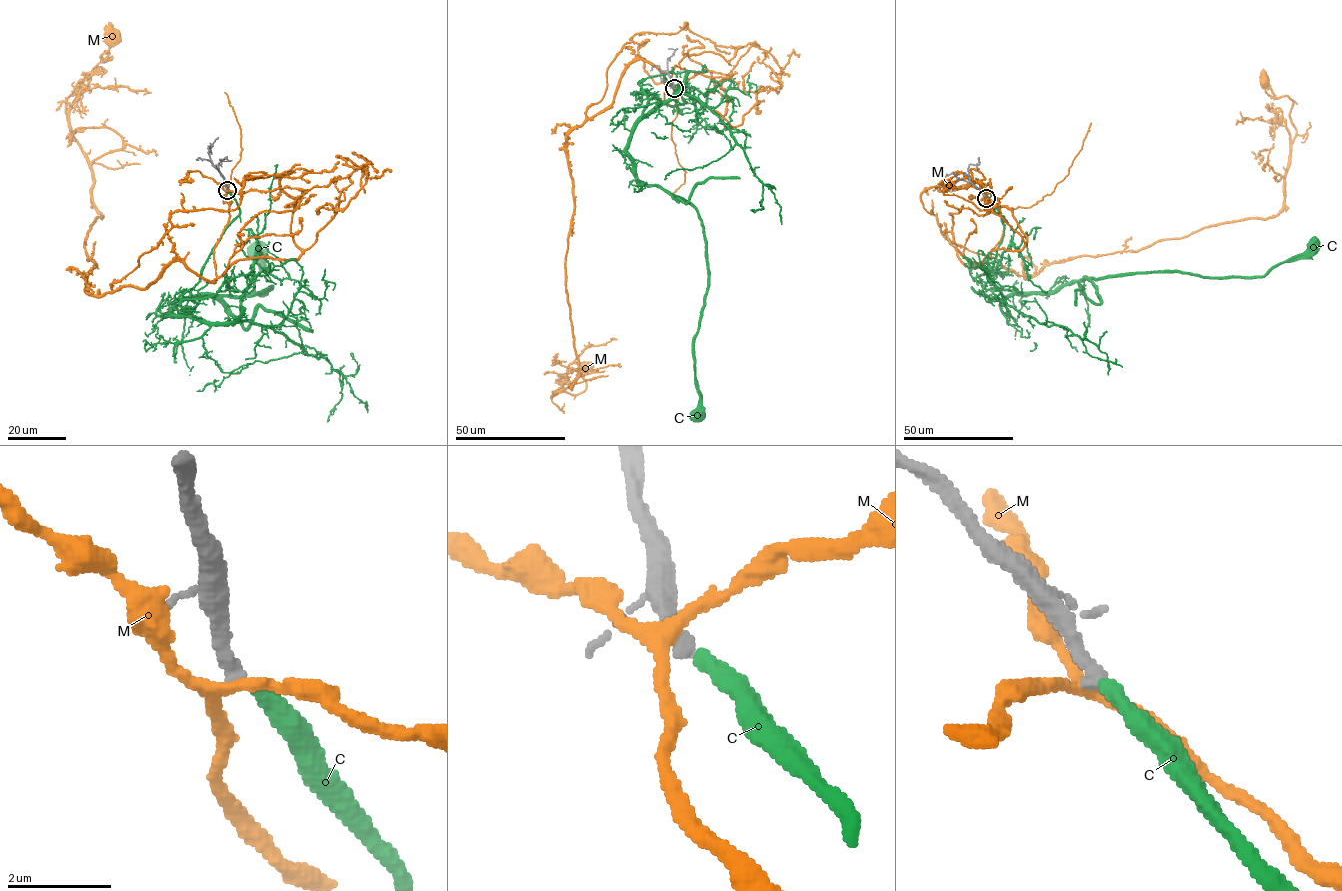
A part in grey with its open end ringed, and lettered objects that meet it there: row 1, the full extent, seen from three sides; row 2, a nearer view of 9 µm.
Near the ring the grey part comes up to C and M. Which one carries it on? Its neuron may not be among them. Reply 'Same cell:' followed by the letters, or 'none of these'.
Same cell: C

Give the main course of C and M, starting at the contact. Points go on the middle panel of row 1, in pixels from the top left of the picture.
C: (675, 88), (681, 105), (646, 90), (627, 149), (639, 179), (687, 200), (703, 228), (697, 414)
M: (673, 87), (671, 106), (663, 75), (634, 60), (567, 136), (579, 376), (551, 398), (581, 393), (587, 366)

